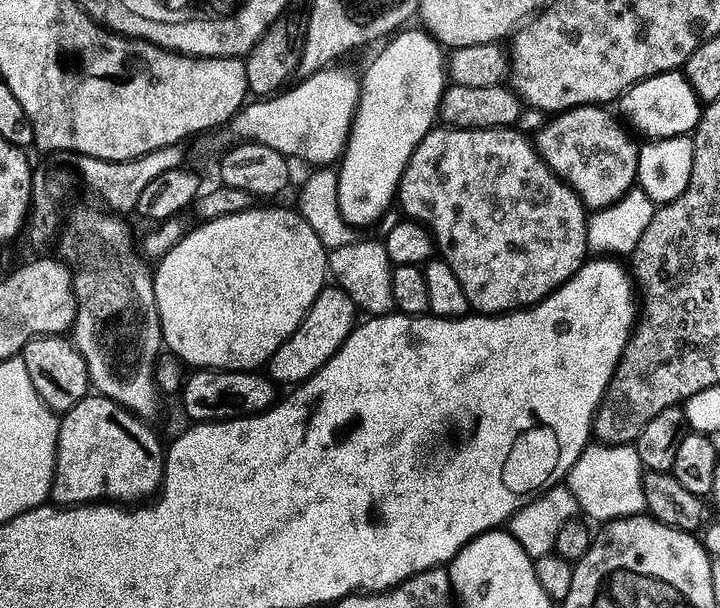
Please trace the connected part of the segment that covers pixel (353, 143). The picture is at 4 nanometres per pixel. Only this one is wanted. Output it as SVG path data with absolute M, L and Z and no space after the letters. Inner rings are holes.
M423 30L408 31L401 31L395 38L389 39L383 45L385 48L381 50L380 57L369 66L368 73L365 76L363 74L360 104L357 106L348 146L338 164L338 206L342 218L355 230L368 228L371 224L379 225L384 216L393 211L406 166L414 150L418 150L422 138L426 138L426 134L437 127L440 103L450 84L445 49Z

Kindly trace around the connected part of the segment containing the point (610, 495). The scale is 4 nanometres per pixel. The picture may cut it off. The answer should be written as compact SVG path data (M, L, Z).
M596 442L587 448L582 458L578 458L570 470L566 487L577 499L579 511L589 521L611 522L647 513L645 475L644 463L638 458L635 447L623 444L610 448L607 444Z

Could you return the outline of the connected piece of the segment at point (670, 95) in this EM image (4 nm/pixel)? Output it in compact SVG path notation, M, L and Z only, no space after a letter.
M683 71L651 76L649 80L636 84L622 97L623 104L623 119L637 133L640 131L642 135L648 136L644 138L649 141L669 140L675 136L691 137L700 125L702 101Z

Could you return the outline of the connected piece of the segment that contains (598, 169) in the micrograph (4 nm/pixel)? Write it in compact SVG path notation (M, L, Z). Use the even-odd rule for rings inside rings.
M600 106L574 108L571 112L562 112L555 118L549 119L541 131L534 136L536 151L540 153L540 157L550 166L554 175L559 176L579 194L580 201L589 210L614 206L638 184L640 148L632 141L633 133L619 119L616 121L608 112L611 111Z

